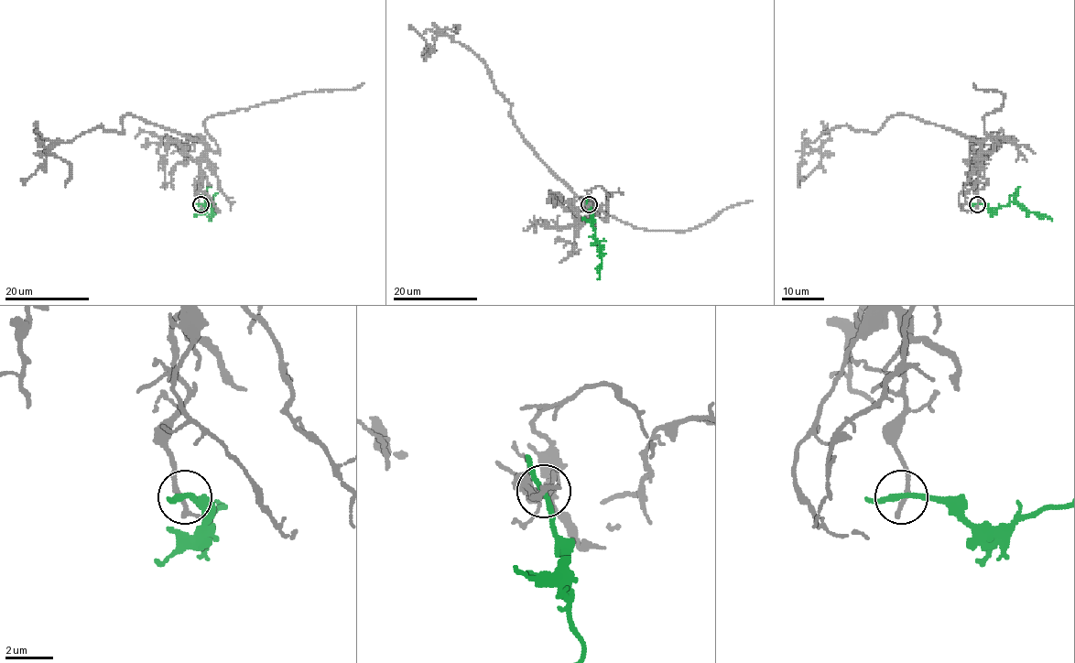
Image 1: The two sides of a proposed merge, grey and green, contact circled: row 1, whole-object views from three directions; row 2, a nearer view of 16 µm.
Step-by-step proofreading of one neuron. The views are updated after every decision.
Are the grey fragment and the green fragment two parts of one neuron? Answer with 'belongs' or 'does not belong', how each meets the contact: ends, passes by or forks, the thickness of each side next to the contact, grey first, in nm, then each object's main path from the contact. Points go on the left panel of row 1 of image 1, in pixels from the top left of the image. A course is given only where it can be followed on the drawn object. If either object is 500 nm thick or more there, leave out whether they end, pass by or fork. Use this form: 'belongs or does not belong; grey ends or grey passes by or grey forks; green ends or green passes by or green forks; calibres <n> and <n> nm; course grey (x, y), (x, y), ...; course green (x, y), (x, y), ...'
does not belong; grey ends; green passes by; calibres 280 and 200 nm; course grey (200, 204), (205, 146), (130, 114), (122, 118), (122, 132), (98, 125), (57, 142), (20, 181); course green (200, 204), (204, 210), (208, 201), (211, 204), (212, 211), (210, 220)

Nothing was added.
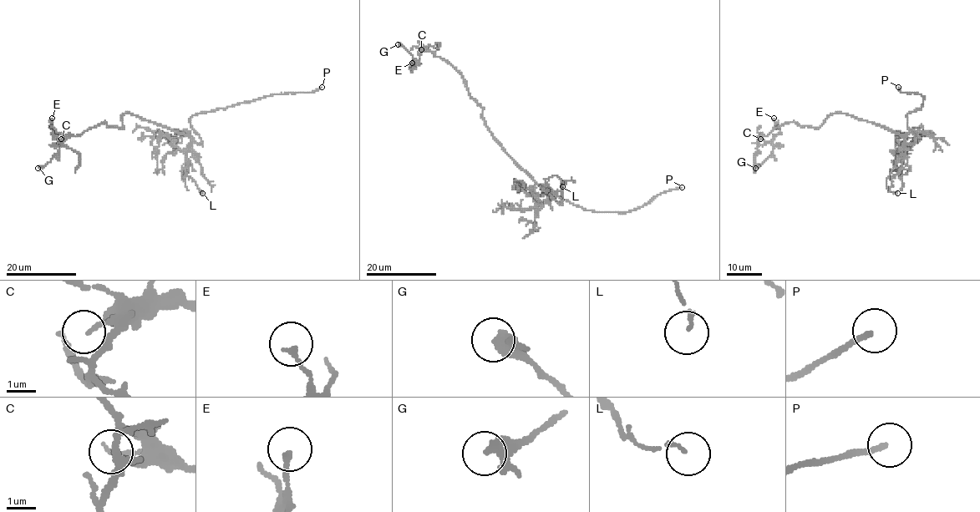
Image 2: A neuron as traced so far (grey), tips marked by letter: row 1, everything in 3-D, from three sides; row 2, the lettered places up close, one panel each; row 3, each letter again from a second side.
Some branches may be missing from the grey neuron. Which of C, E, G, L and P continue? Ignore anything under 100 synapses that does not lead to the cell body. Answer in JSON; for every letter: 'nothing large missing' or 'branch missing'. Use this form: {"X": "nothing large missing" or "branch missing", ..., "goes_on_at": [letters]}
{"C": "nothing large missing", "E": "nothing large missing", "G": "nothing large missing", "L": "nothing large missing", "P": "branch missing", "goes_on_at": ["P"]}

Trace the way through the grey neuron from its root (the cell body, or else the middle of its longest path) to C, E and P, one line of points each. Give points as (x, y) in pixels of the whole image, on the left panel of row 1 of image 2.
C: (164, 126), (126, 113), (121, 118), (122, 128), (102, 123), (79, 134), (61, 139)
E: (164, 126), (126, 113), (121, 118), (122, 128), (102, 123), (68, 135), (62, 145), (53, 134), (52, 118)
P: (164, 126), (201, 144), (200, 135), (190, 123), (195, 114), (250, 103), (271, 94), (314, 92), (322, 87)

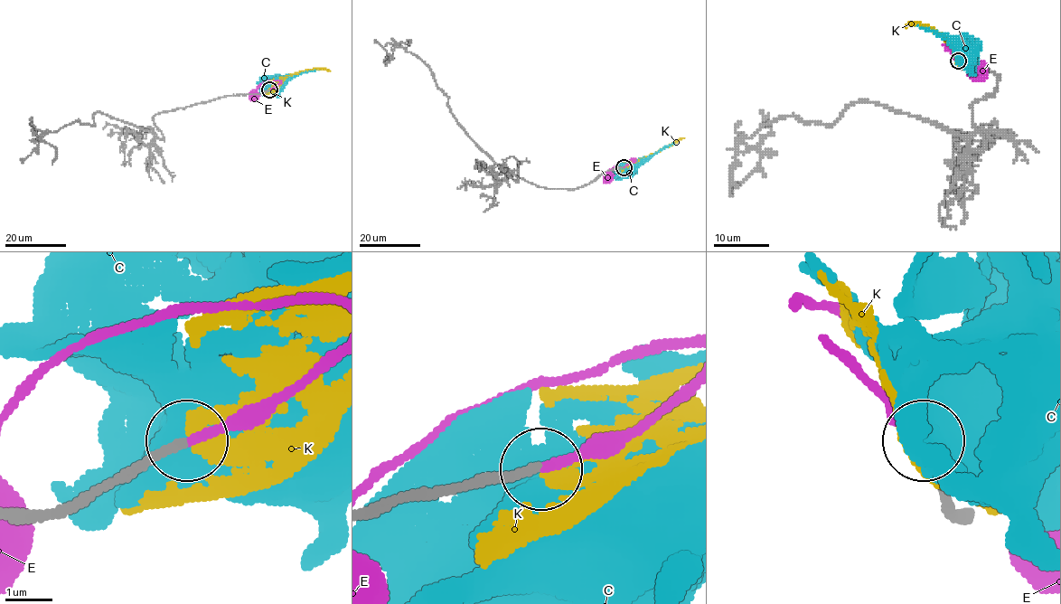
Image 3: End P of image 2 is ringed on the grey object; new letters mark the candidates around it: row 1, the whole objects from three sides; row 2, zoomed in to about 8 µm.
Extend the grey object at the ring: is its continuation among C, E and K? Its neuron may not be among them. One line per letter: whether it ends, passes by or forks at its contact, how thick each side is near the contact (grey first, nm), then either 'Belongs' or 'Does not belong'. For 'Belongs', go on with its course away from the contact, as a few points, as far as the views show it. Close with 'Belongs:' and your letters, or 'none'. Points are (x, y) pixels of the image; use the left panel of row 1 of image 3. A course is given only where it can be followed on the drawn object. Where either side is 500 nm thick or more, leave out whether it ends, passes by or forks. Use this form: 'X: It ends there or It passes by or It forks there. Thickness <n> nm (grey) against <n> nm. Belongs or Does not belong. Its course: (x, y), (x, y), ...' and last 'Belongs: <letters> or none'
C: Thickness 220 nm (grey) against 850 nm. Does not belong
E: It ends there. Thickness 170 nm (grey) against 180 nm. Belongs. Its course: (269, 89), (274, 89), (279, 80), (262, 82), (254, 95)
K: It ends there. Thickness 180 nm (grey) against 360 nm. Does not belong
Belongs: E

